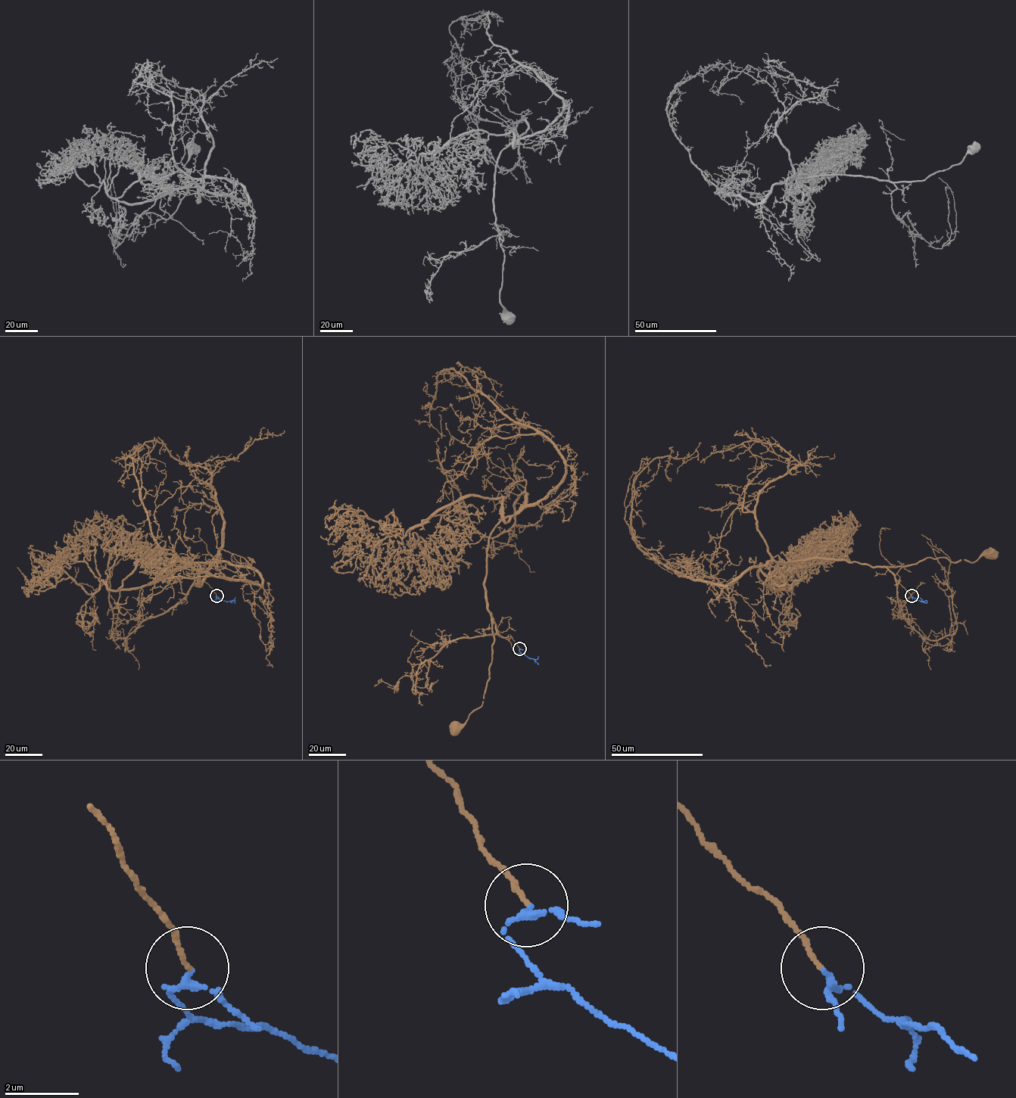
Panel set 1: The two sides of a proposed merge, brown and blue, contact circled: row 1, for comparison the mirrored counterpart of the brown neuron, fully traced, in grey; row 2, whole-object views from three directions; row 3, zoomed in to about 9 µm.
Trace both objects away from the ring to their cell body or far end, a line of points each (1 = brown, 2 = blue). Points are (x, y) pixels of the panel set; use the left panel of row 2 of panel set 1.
1: (216, 596), (206, 582), (194, 580), (187, 558), (182, 561), (169, 561), (164, 555), (153, 554)
2: (216, 596), (226, 601), (235, 600), (235, 603)

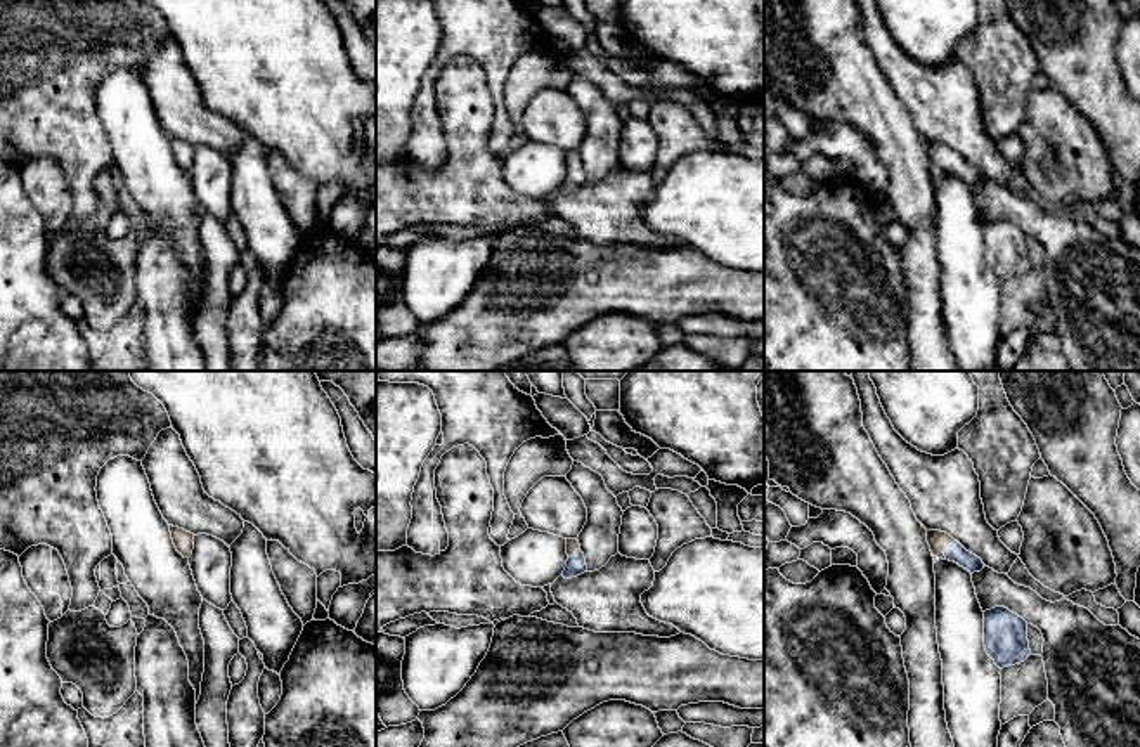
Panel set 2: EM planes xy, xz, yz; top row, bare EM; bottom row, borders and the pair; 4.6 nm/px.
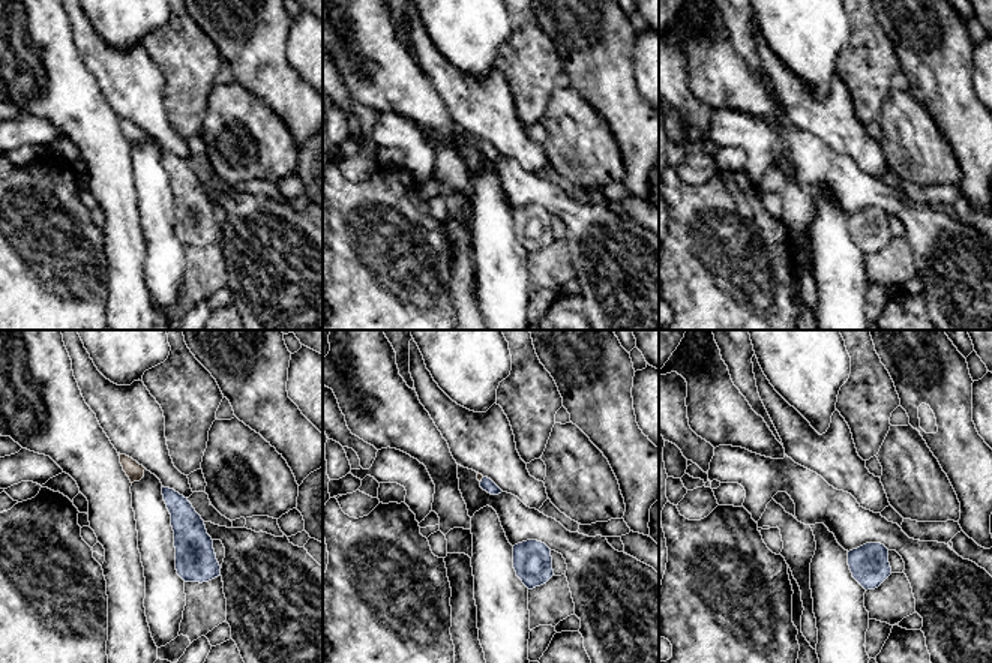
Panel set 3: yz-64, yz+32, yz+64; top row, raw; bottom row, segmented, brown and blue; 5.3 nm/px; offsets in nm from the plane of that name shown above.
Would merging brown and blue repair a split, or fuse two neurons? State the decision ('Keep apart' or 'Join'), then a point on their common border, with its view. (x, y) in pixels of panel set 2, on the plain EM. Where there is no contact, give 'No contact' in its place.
Join. Touches brown at yz (946, 160)

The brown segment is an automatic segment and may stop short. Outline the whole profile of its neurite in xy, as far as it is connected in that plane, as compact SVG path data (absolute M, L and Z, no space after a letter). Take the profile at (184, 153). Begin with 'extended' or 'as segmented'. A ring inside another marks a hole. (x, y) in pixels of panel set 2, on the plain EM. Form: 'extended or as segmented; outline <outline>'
as segmented; outline M170 137L170 144L172 144L172 151L173 151L177 163L184 170L189 170L194 161L194 146L191 146L184 140L173 139L173 137Z

